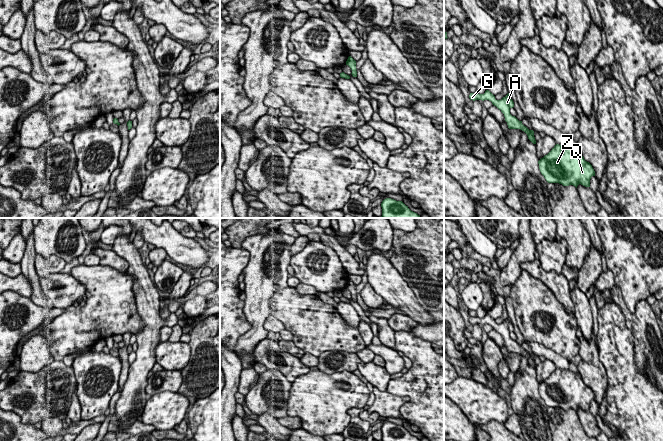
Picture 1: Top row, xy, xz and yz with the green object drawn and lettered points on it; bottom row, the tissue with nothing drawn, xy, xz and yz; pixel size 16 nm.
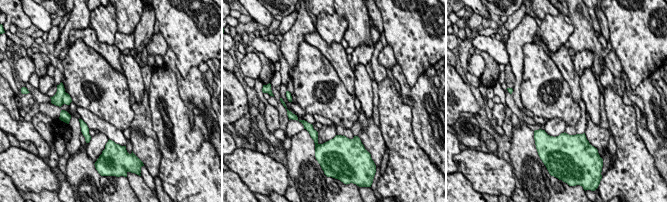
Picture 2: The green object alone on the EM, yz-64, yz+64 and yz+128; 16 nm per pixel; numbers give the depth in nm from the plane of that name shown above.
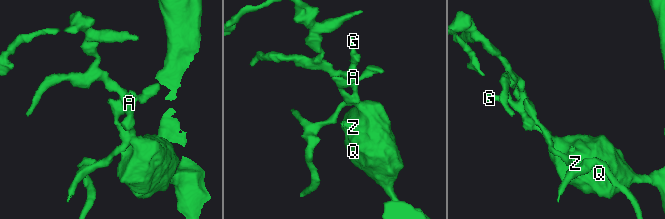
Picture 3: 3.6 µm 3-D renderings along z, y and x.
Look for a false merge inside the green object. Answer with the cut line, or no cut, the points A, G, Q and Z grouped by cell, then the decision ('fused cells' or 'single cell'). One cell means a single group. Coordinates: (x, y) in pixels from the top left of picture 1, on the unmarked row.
no cut; A G Q Z; single cell

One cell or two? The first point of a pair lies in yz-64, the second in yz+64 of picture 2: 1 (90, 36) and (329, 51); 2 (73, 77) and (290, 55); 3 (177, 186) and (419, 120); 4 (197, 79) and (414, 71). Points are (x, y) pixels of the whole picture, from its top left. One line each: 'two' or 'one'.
1: one
2: two
3: two
4: two

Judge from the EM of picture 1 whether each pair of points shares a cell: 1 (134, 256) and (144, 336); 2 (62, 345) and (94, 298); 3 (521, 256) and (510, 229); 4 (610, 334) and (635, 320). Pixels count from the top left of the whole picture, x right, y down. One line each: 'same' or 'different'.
1: same
2: same
3: different
4: different

